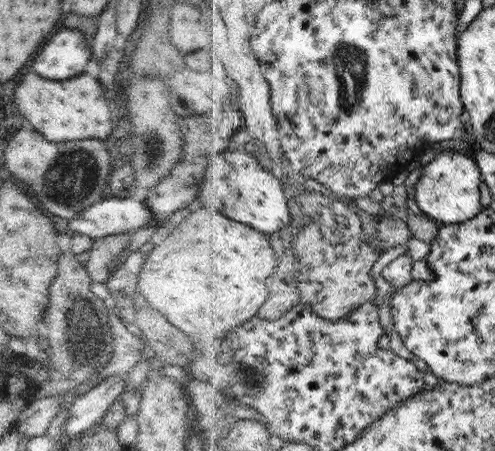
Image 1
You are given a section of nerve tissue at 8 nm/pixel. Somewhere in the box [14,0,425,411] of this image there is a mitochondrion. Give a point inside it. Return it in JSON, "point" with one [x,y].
{"point":[59,188]}

